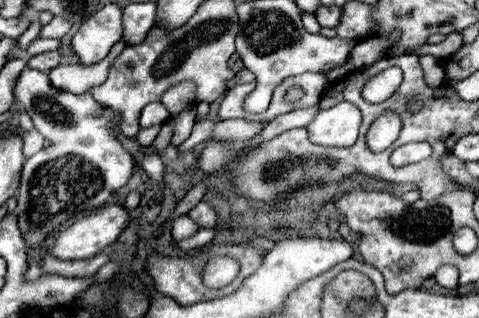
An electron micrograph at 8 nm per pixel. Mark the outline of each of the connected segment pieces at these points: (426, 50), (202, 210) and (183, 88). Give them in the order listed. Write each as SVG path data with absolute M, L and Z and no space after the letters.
M452 32L448 34L448 38L442 42L442 44L436 44L436 46L430 46L426 44L424 48L420 48L420 52L414 52L414 54L432 54L436 60L446 60L450 58L454 52L458 52L462 46L462 32Z
M204 200L198 202L198 204L188 212L188 216L190 216L198 226L202 226L202 228L212 228L212 226L216 226L216 220L218 220L216 210L214 210L210 204L206 204Z
M182 82L176 84L172 88L168 88L168 92L162 96L162 104L166 106L166 110L176 116L178 112L182 112L186 106L196 102L196 88L194 82Z

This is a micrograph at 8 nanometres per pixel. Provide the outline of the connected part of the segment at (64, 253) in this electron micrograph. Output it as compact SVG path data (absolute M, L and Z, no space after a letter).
M102 206L62 230L56 236L50 254L60 260L84 260L96 256L118 238L126 222L128 216L122 206Z

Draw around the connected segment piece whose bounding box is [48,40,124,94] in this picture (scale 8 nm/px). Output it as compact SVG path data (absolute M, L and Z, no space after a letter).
M120 40L112 50L110 56L100 60L94 66L82 66L82 64L72 64L72 66L56 66L50 70L50 82L54 88L58 90L66 90L66 92L88 92L90 88L102 84L108 76L108 66L110 62L118 56L118 52L124 48L124 40Z

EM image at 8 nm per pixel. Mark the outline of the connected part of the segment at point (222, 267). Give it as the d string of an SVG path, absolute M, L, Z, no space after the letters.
M214 256L202 270L202 280L208 288L224 288L238 276L238 262L230 256Z

